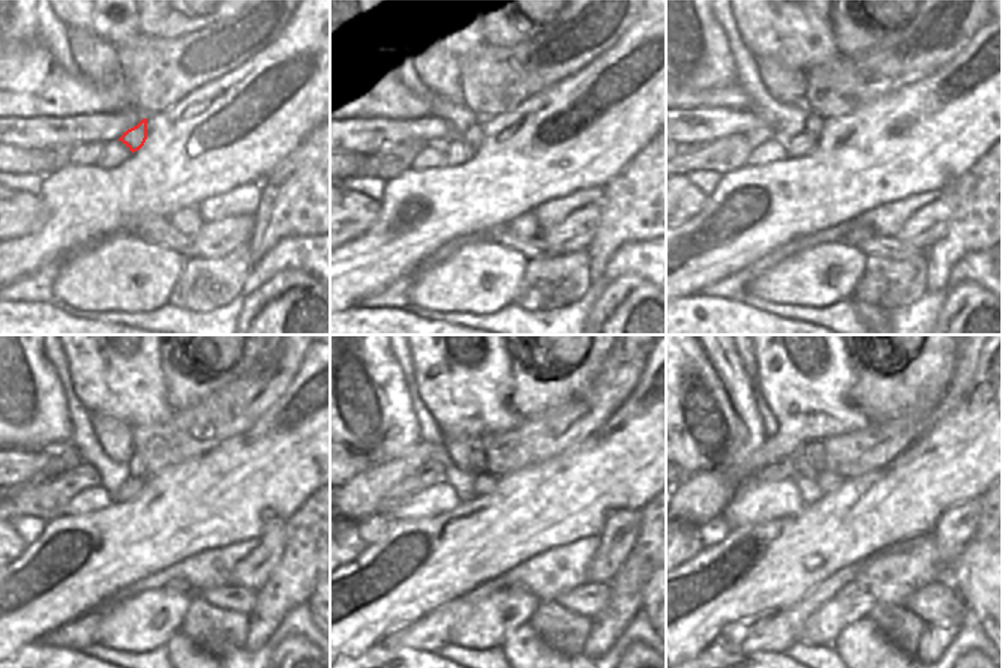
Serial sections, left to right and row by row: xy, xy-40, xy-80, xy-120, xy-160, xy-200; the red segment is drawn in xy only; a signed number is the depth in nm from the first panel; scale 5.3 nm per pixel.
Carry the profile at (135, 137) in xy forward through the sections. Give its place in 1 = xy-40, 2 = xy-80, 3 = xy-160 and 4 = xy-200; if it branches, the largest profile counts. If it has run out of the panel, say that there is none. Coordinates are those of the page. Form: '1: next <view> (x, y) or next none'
1: next xy-40 (473, 135)
2: next xy-80 (813, 125)
3: next xy-160 (476, 451)
4: next xy-200 (813, 451)

